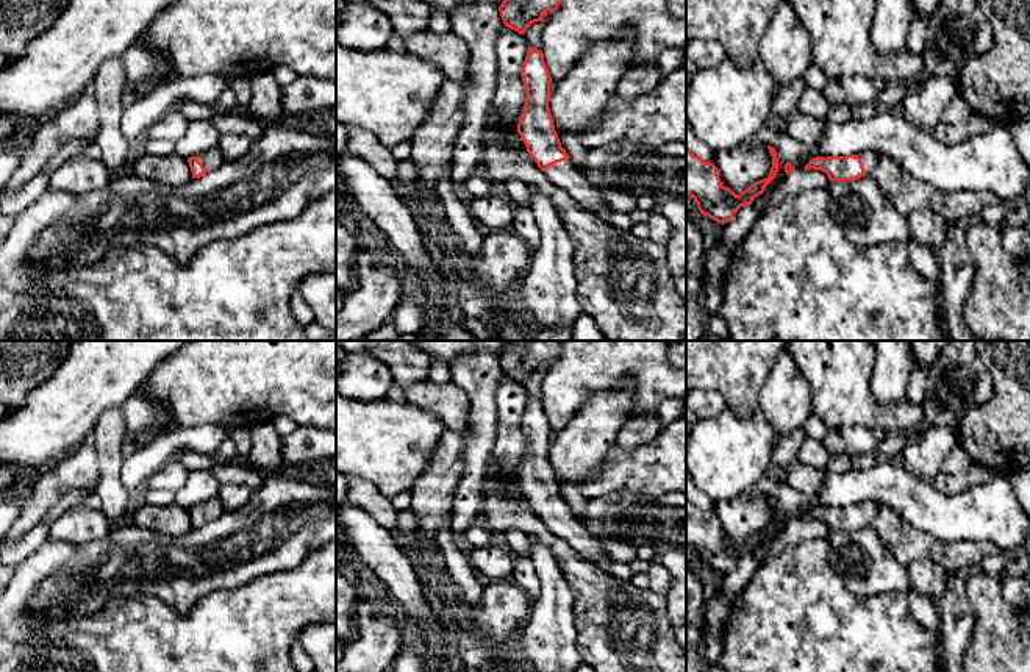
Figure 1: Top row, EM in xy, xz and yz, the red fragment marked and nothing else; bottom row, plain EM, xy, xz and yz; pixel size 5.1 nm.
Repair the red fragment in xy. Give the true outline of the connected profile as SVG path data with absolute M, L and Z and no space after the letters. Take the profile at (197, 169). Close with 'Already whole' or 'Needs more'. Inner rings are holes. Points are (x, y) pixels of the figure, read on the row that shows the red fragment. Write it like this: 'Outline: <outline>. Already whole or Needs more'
Outline: M219 145L209 148L208 152L198 153L197 156L188 158L192 178L200 178L206 172L220 167L225 163L225 158Z. Needs more

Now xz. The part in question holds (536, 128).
Outline: M528 45L520 77L527 95L517 123L517 133L520 134L528 155L545 177L553 184L564 189L580 206L588 208L597 217L616 228L630 230L633 227L630 216L616 211L606 202L602 189L592 186L581 175L561 147L549 108L552 77L541 50L535 50Z. Needs more

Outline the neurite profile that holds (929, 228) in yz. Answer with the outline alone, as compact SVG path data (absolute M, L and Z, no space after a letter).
M928 208L917 209L908 216L910 236L935 253L946 241L947 225L949 222L942 216Z

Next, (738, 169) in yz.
M758 141L749 148L736 147L731 152L714 152L711 163L719 170L722 186L739 195L750 184L769 177L772 156L767 144Z

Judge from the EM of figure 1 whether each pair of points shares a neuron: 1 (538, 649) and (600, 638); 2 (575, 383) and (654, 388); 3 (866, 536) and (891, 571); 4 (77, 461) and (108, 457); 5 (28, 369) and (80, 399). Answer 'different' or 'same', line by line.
1: different
2: same
3: same
4: different
5: different

